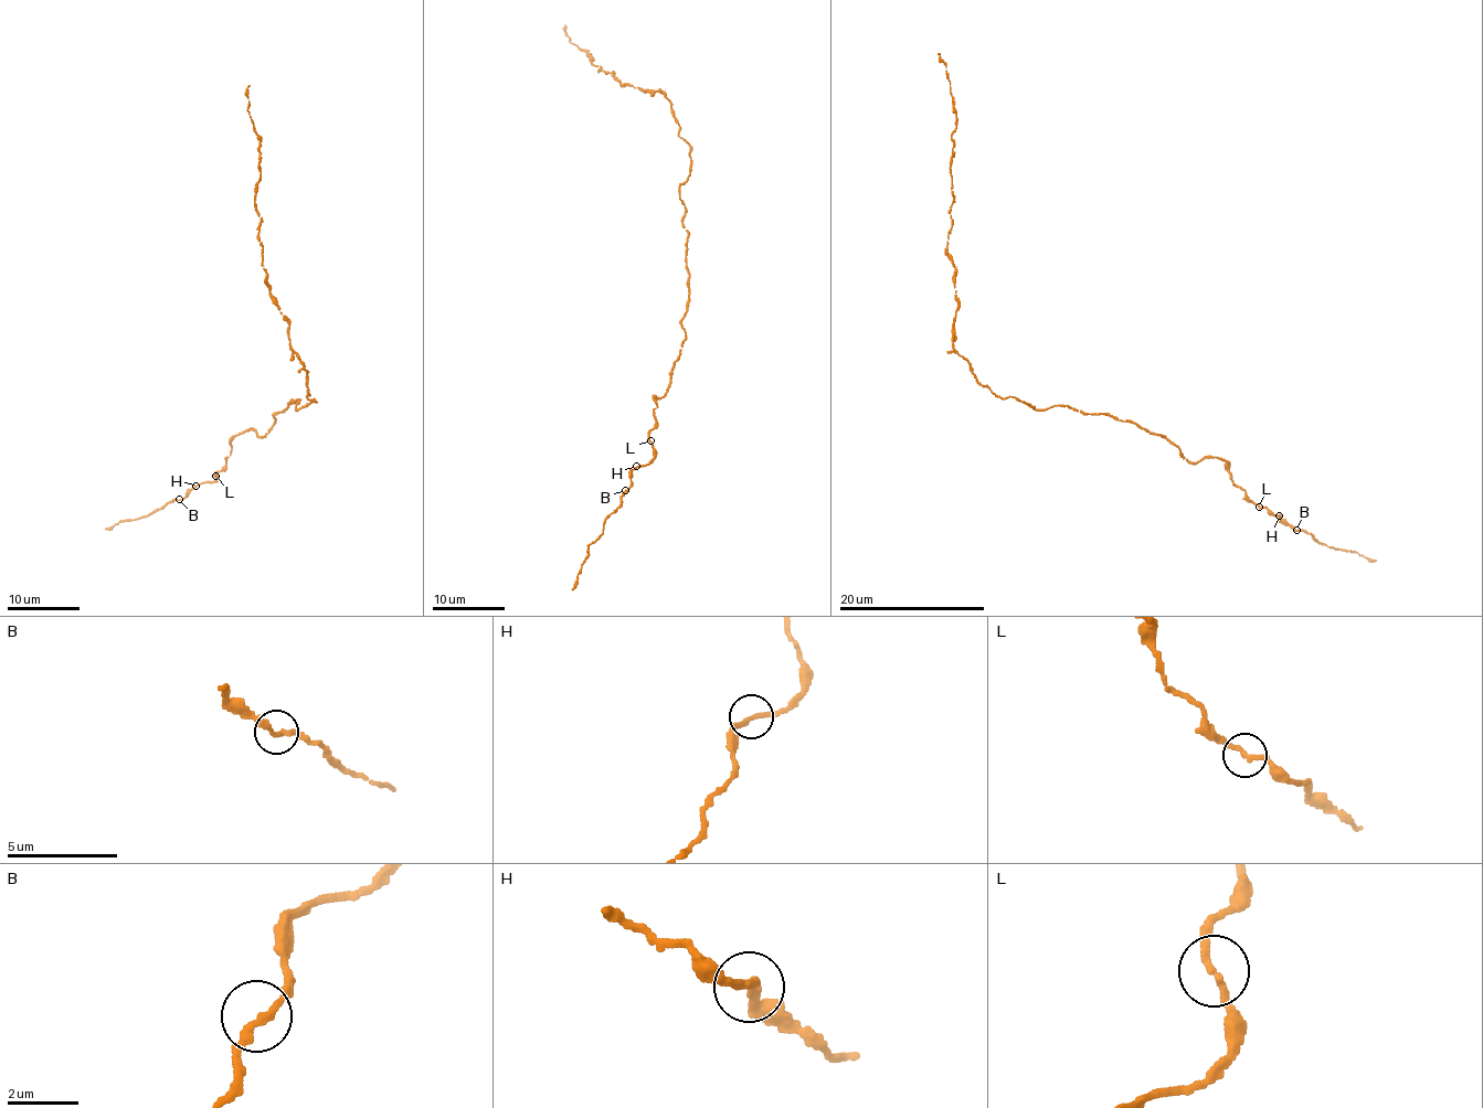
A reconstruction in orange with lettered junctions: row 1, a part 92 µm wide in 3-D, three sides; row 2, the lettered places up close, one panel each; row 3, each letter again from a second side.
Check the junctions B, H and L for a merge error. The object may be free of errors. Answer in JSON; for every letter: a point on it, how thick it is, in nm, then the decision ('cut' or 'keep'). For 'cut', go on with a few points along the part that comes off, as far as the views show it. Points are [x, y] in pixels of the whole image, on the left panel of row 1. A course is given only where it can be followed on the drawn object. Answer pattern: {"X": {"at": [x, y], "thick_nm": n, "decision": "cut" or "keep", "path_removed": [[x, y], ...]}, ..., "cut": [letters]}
{"B": {"at": [179, 499], "thick_nm": 240, "decision": "keep"}, "H": {"at": [196, 486], "thick_nm": 220, "decision": "keep"}, "L": {"at": [215, 476], "thick_nm": 240, "decision": "keep"}, "cut": []}

